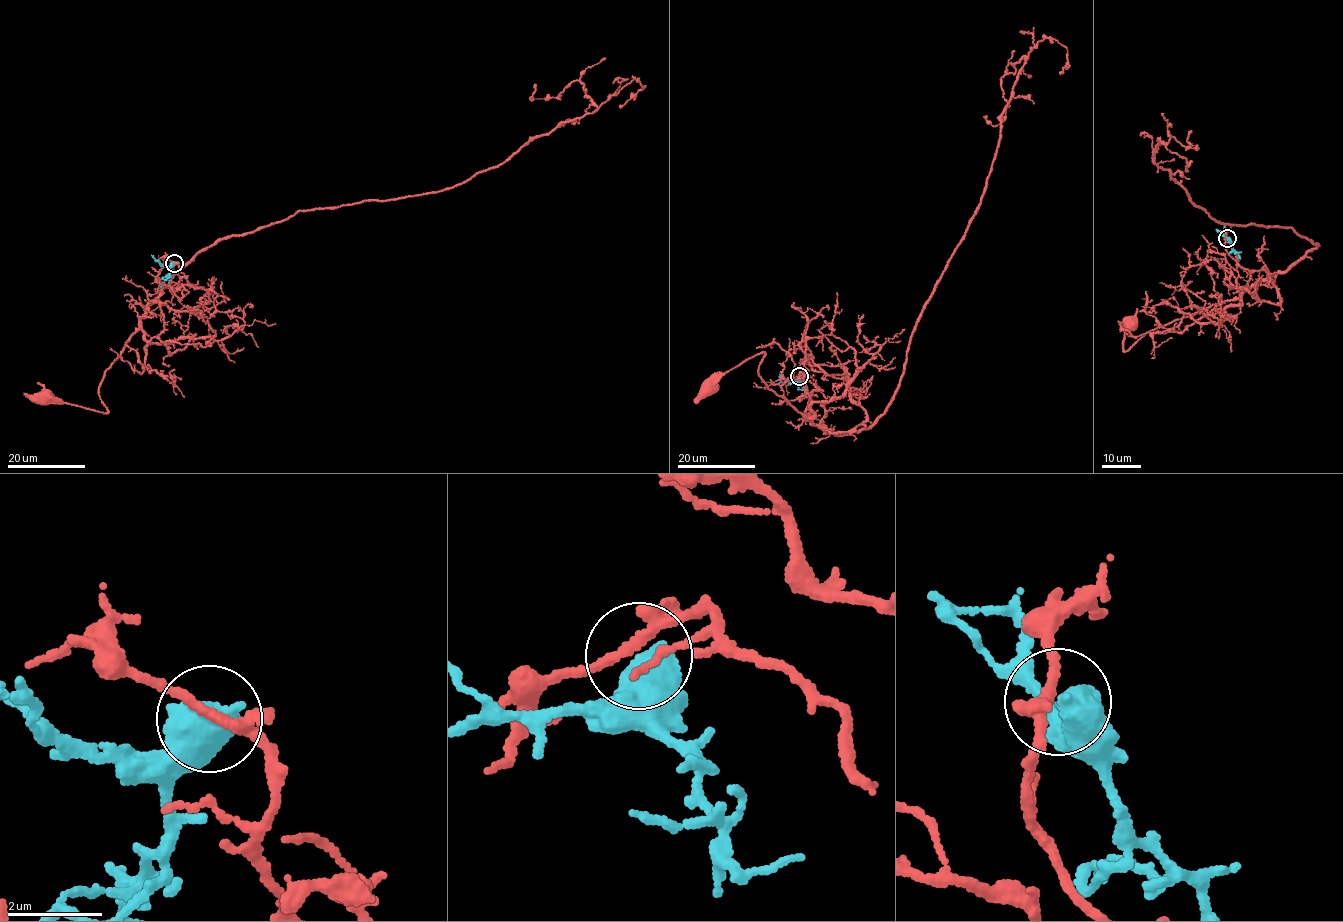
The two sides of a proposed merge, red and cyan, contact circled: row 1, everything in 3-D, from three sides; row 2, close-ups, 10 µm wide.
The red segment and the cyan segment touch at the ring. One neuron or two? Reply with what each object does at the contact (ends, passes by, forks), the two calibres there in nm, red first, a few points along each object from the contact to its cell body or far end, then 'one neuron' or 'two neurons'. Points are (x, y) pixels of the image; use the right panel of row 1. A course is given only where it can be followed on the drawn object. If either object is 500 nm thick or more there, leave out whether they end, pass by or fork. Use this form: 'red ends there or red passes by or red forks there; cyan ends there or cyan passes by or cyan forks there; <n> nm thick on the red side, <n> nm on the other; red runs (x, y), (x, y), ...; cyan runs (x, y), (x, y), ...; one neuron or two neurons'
190 nm thick on the red side, 750 nm on the other; red runs (1226, 238), (1227, 253), (1251, 271), (1266, 268), (1265, 279), (1237, 298), (1141, 336), (1125, 351), (1127, 323); cyan runs (1227, 238), (1238, 254), (1236, 262); two neurons

